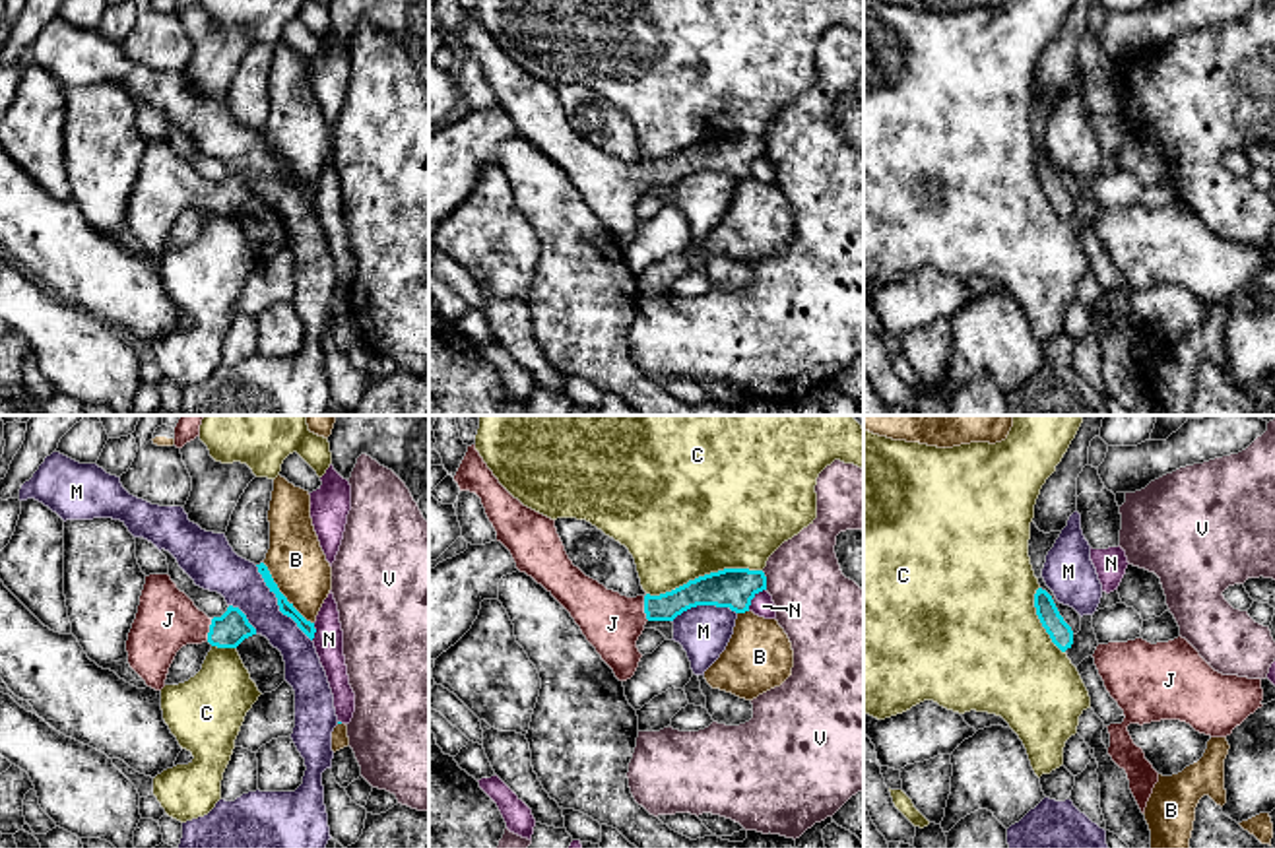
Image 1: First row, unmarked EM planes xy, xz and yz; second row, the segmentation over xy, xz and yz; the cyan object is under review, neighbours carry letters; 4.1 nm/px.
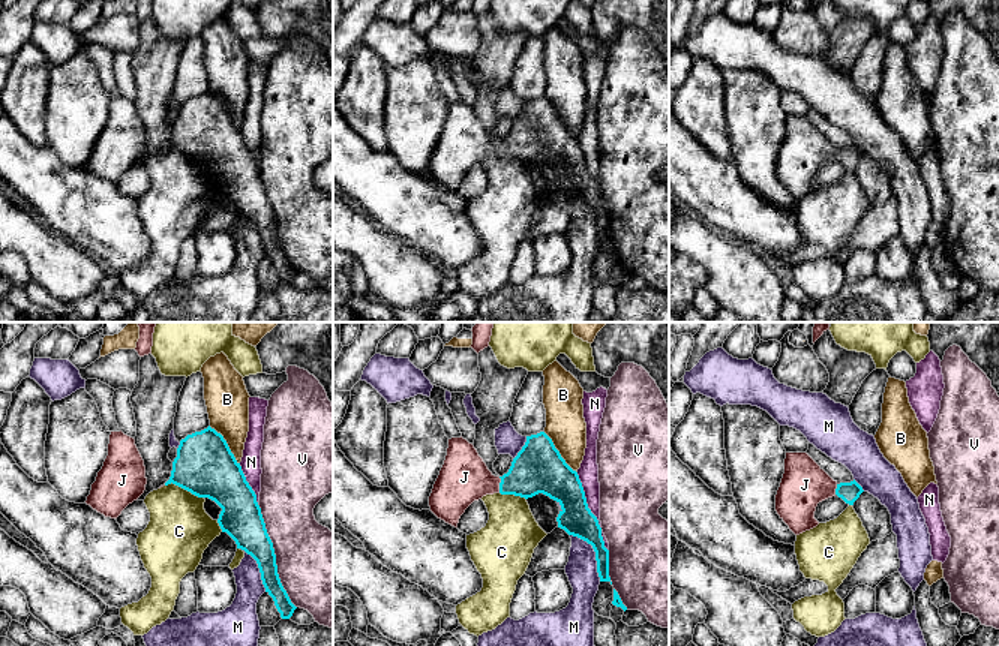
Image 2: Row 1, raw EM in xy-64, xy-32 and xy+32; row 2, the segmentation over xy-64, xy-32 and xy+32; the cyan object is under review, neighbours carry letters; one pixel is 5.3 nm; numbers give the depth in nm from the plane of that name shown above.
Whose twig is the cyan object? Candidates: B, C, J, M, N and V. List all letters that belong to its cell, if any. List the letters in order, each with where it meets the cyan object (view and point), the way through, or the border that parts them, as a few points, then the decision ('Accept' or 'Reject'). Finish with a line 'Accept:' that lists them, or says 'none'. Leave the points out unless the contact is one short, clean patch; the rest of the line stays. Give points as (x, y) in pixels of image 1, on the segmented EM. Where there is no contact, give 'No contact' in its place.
B: Touches cyan at xy (282, 594). Reject
C: Touches cyan at xz (705, 575). Reject
J: Touches cyan at xz (645, 608). Path across: xz (701, 590), (664, 608), (645, 608), (612, 623). Accept
M: Touches cyan at xy (278, 604). Reject
N: Touches cyan at xz (753, 596). Reject
V: Touches cyan at xz (765, 581). Reject
Accept: J

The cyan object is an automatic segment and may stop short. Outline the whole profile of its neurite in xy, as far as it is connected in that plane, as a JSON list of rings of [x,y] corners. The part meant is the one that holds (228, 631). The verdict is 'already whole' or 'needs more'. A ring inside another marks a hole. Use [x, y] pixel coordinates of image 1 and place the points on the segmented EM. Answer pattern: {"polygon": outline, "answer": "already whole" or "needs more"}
{"polygon": [[[149,574],[126,640],[128,664],[147,687],[161,691],[182,646],[208,640],[237,648],[252,635],[256,629],[239,607],[229,605],[221,617],[210,619],[169,574]]], "answer": "needs more"}

